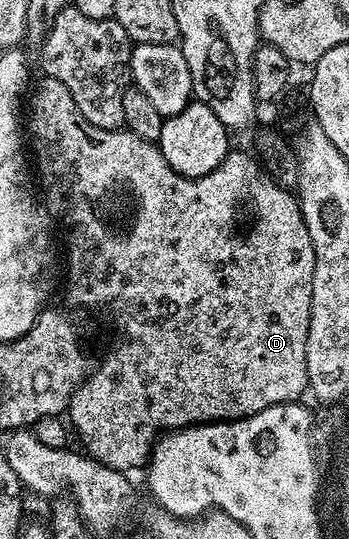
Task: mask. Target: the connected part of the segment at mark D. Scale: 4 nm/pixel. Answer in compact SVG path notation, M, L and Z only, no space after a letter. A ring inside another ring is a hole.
M49 77L41 80L43 83L33 91L28 99L28 107L30 103L30 139L28 135L28 143L34 146L34 159L38 162L38 179L42 182L42 191L46 194L45 206L48 208L49 214L55 220L62 219L62 223L66 226L66 255L64 251L64 267L66 271L66 295L74 303L83 303L86 307L111 307L114 310L114 323L118 326L118 331L122 334L122 343L118 343L110 351L110 356L103 361L102 364L95 366L87 375L85 381L75 389L74 395L70 399L68 408L68 419L72 424L73 430L82 438L81 446L88 452L90 458L102 463L106 467L110 467L113 471L125 473L132 472L133 467L139 469L147 466L150 452L154 449L154 444L158 442L163 433L177 431L184 427L193 427L199 423L216 423L219 421L229 421L231 419L246 419L249 415L260 413L264 409L268 409L272 405L280 405L281 403L293 403L301 400L302 394L308 391L308 369L306 368L306 334L308 333L308 325L310 324L310 310L312 309L312 277L316 269L316 253L312 249L312 237L308 237L308 225L302 216L302 205L298 201L297 194L293 190L282 187L267 174L265 170L260 169L260 163L253 154L250 155L246 151L231 150L226 159L212 173L208 173L199 179L189 179L180 173L176 173L176 169L172 169L172 165L168 165L168 161L164 161L164 153L157 145L144 141L140 137L136 137L131 131L119 129L117 131L109 131L108 129L100 129L96 125L92 125L84 117L84 113L80 113L80 108L76 105L76 101L72 101L72 93L68 93L68 89L64 89L64 85L59 79L51 79ZM241 203L250 203L250 211L254 214L254 224L250 227L247 235L237 235L234 232L234 218L238 215L238 206Z

